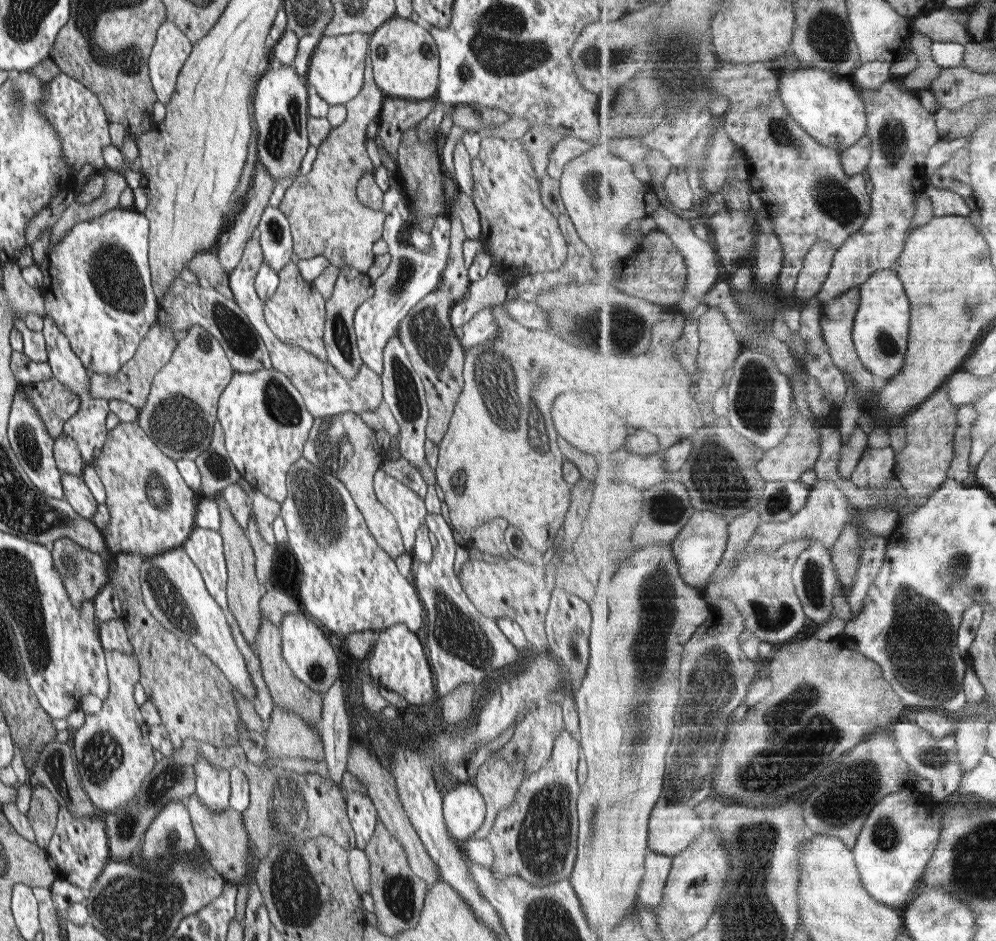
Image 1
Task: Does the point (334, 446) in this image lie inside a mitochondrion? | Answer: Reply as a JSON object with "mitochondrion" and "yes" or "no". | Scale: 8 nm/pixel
{"mitochondrion":"yes"}

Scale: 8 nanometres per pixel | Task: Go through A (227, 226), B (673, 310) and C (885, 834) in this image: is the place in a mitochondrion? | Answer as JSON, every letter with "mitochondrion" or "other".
{"A":"other","B":"other","C":"mitochondrion"}

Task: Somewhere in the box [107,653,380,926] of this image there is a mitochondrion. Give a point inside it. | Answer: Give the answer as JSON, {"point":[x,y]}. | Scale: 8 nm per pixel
{"point":[167,778]}

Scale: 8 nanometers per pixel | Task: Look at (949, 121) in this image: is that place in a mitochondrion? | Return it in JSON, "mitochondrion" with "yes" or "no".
{"mitochondrion":"no"}

